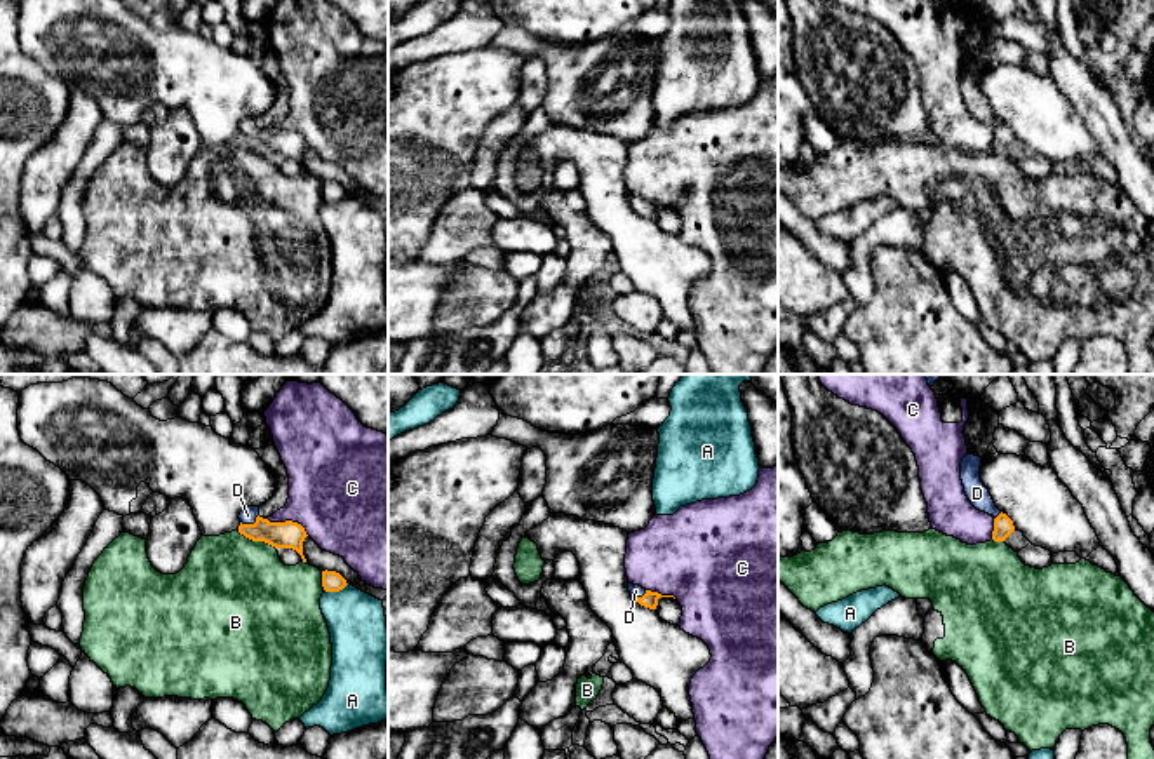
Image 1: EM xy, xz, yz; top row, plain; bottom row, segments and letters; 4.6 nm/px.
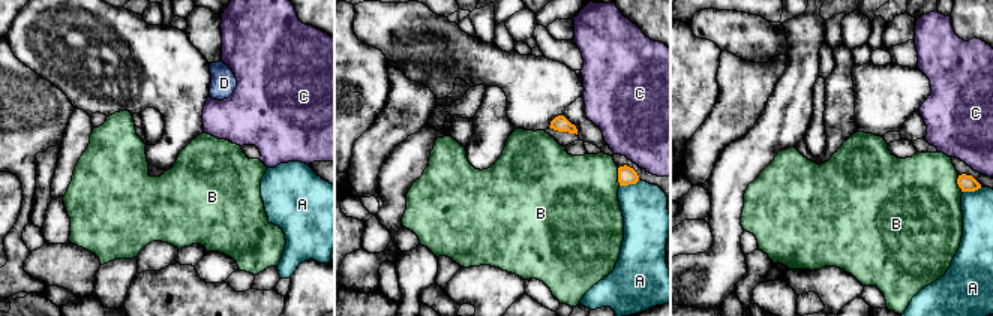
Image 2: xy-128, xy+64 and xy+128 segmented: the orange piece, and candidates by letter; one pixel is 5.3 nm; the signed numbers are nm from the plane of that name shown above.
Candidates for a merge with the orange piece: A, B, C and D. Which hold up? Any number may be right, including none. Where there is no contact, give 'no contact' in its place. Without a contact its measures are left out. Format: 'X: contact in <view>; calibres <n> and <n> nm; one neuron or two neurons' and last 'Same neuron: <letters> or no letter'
A: contact in xy; calibres 100 and 260 nm; two neurons
B: contact in xy; calibres 130 and 480 nm; two neurons
C: contact in xy; calibres 130 and 440 nm; two neurons
D: contact in xy; calibres 130 and 80 nm; one neuron
Same neuron: D

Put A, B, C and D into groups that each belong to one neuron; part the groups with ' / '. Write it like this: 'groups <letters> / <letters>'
groups A / B / C / D

